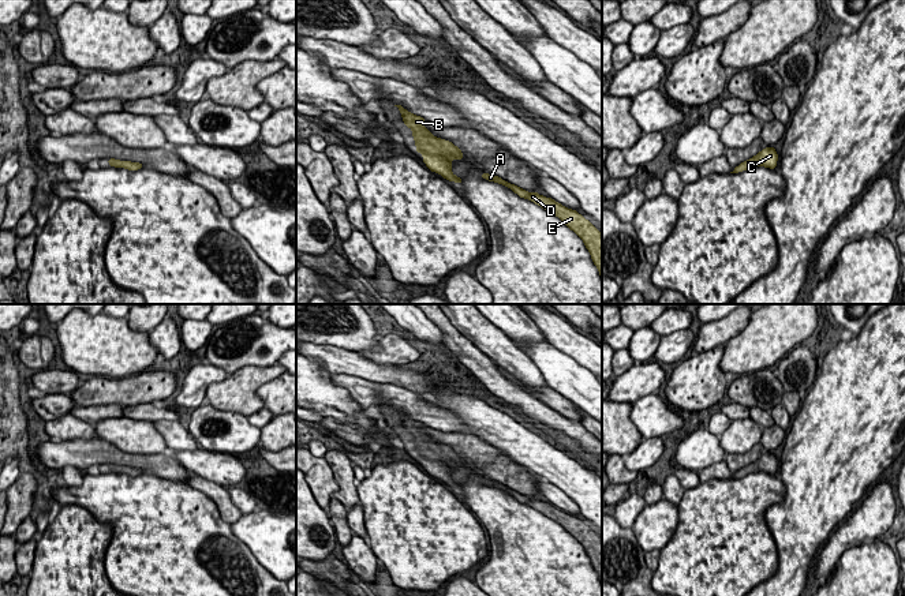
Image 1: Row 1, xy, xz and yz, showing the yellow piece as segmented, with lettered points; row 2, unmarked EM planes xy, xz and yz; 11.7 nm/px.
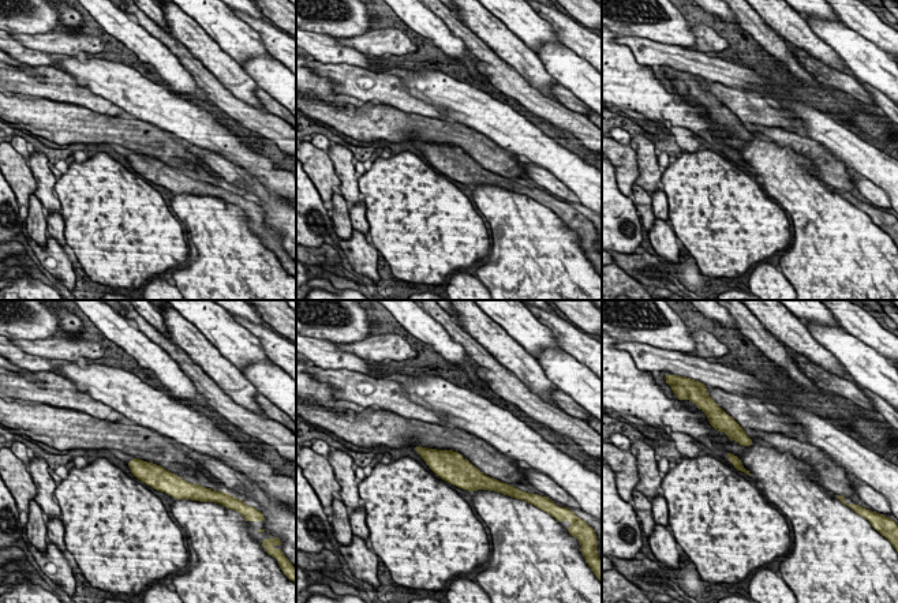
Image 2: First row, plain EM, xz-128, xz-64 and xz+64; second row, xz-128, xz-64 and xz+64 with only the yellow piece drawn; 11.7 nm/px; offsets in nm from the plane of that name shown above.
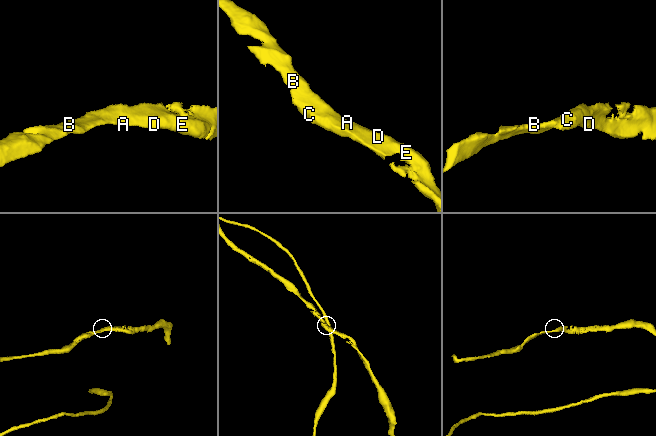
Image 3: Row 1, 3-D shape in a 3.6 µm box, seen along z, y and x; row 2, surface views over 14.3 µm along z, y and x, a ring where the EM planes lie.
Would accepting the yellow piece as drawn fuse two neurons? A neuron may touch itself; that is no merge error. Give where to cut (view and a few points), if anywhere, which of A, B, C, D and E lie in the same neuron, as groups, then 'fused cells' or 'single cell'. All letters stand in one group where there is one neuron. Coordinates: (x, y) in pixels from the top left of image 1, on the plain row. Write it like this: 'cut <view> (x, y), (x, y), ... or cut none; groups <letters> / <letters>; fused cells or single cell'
cut none; groups A B C D E; single cell

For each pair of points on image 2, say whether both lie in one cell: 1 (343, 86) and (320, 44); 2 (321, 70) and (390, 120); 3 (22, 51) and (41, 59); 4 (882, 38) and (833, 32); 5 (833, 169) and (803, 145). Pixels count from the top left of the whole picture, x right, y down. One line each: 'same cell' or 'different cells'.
1: different cells
2: different cells
3: same cell
4: different cells
5: same cell

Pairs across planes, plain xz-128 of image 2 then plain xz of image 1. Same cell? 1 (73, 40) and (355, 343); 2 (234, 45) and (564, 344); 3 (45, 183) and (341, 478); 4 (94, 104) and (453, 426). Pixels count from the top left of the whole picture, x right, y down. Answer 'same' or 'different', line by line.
1: different
2: different
3: same
4: same

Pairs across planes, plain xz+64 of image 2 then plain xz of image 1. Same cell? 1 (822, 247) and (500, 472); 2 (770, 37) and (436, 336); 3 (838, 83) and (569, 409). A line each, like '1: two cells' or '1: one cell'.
1: two cells
2: two cells
3: one cell

